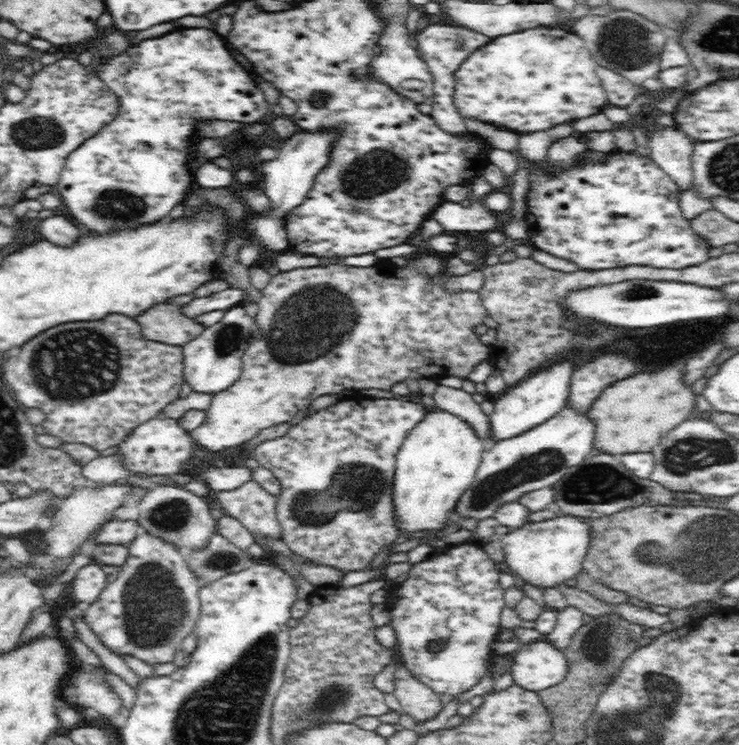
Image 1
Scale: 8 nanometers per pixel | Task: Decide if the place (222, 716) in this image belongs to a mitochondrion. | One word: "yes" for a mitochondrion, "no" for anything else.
yes

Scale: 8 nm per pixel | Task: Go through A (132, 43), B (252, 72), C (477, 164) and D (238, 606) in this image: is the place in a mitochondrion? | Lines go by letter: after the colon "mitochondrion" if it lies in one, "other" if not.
A: other
B: other
C: other
D: other

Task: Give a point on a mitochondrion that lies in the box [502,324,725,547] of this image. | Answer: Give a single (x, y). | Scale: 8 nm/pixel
(602, 483)

